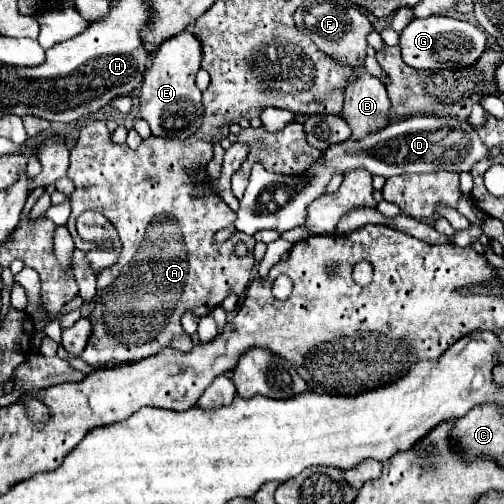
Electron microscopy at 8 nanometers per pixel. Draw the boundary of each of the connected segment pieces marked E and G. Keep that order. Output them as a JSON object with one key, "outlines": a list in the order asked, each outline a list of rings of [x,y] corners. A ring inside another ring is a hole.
{"outlines":[[[[184,30],[182,34],[168,38],[160,44],[150,68],[144,74],[140,90],[140,116],[150,124],[152,136],[166,136],[174,130],[198,130],[204,116],[202,92],[196,88],[196,72],[200,70],[202,46],[198,38]]],[[[430,16],[430,18],[414,18],[400,32],[400,48],[402,60],[416,70],[440,70],[440,68],[468,68],[476,64],[486,50],[486,34],[478,26],[454,20],[448,16]]]]}

